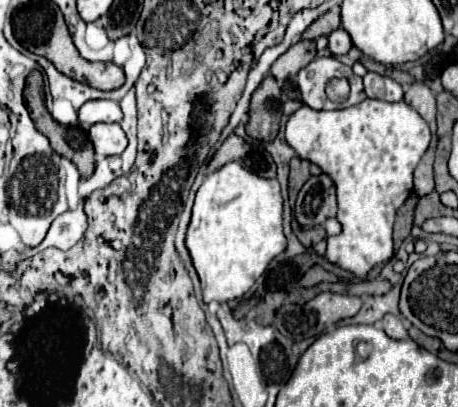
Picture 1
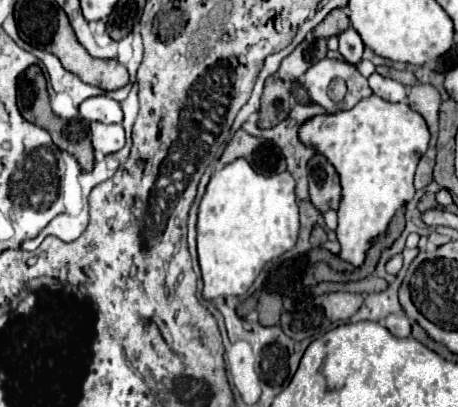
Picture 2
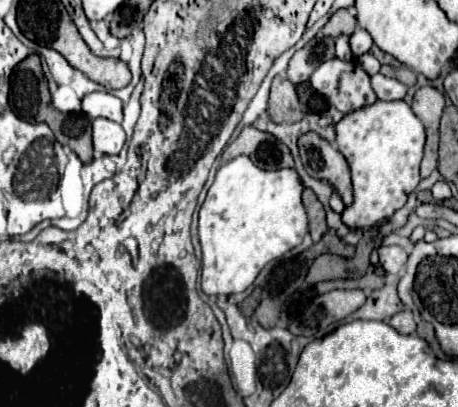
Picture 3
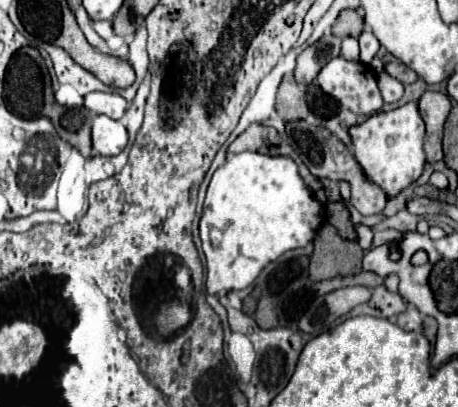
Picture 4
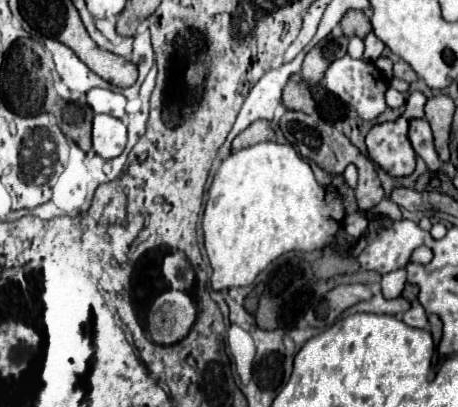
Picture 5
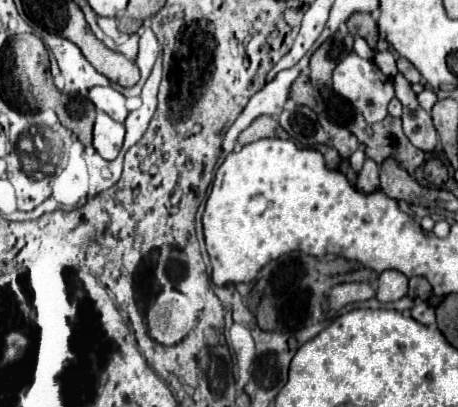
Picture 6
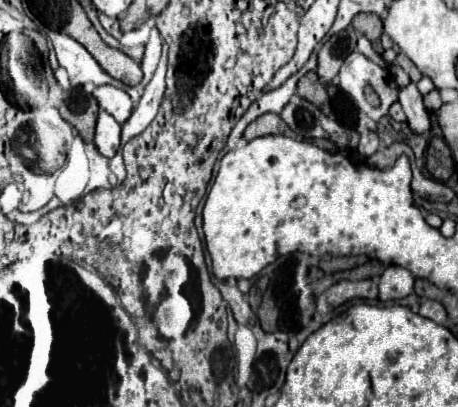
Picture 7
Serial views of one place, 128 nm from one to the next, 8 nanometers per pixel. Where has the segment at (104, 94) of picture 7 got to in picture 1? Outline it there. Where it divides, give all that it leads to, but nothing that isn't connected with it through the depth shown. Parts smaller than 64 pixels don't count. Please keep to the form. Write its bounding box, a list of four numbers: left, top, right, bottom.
[78,100,122,130]

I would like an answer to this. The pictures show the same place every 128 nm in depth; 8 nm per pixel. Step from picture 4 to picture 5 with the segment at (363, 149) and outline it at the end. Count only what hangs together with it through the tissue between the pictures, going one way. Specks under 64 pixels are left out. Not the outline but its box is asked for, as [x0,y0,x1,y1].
[366,92,426,178]

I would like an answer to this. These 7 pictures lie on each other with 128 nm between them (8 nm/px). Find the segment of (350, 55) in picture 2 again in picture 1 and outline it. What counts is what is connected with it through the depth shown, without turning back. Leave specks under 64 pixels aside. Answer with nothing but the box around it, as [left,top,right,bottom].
[328,28,352,56]

